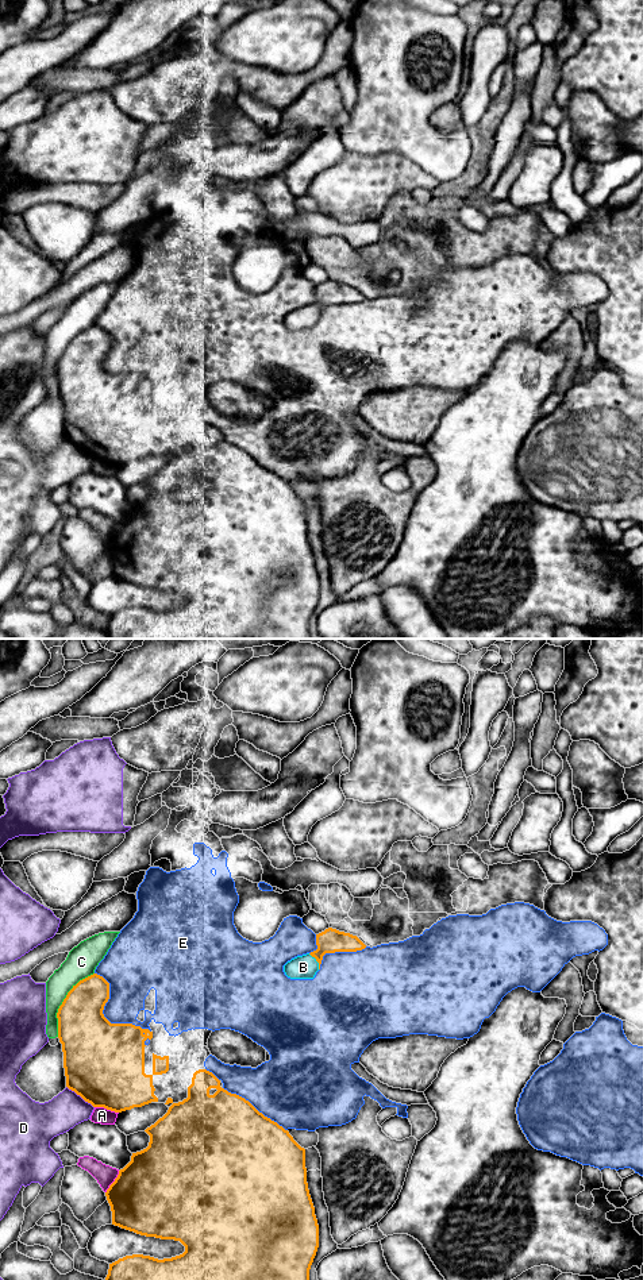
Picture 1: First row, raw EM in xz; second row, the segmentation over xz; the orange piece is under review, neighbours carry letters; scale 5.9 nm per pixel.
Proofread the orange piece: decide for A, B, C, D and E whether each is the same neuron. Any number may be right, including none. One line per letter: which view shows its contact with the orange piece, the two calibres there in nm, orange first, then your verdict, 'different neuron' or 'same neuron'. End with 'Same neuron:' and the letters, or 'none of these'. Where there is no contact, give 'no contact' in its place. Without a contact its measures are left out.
A: xz | 460/100 nm | different neuron
B: xz | 140/140 nm | same neuron
C: xz | 320/170 nm | different neuron
D: xz | 480/220 nm | different neuron
E: xz | 440/240 nm | different neuron
Same neuron: B

